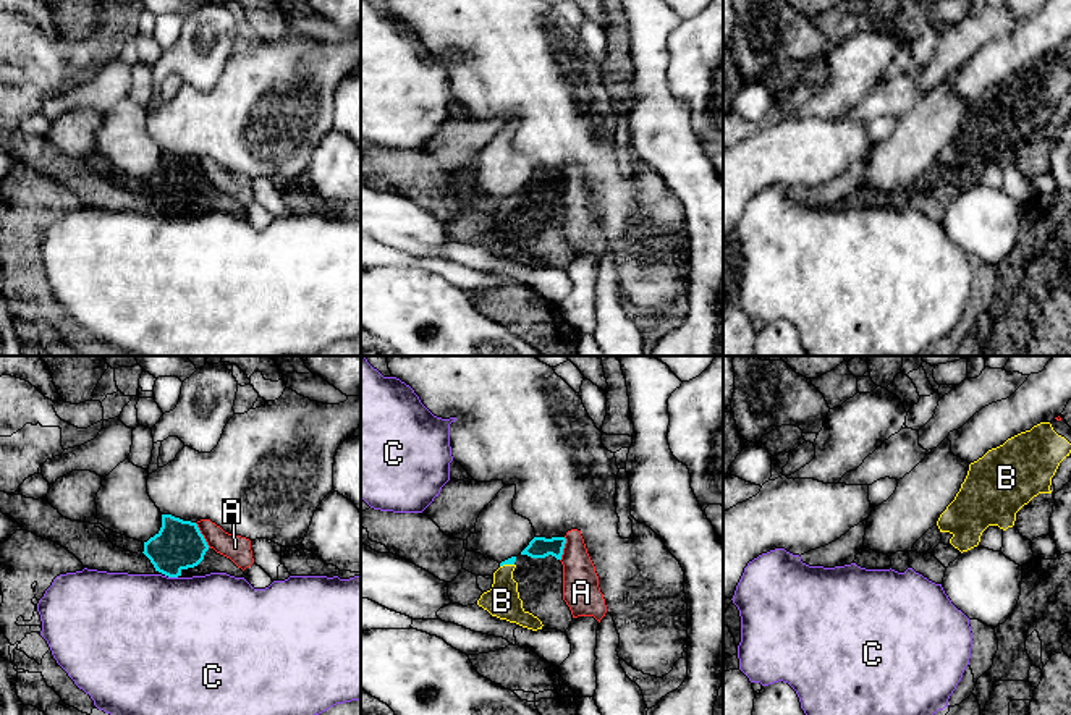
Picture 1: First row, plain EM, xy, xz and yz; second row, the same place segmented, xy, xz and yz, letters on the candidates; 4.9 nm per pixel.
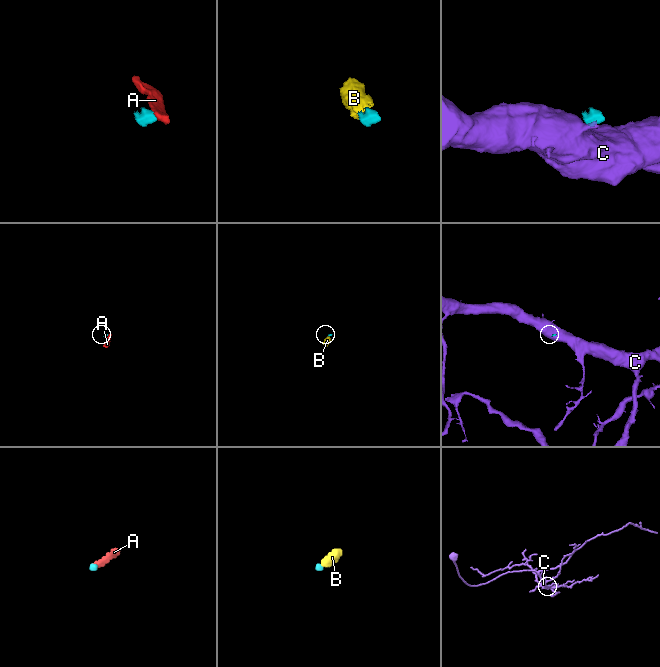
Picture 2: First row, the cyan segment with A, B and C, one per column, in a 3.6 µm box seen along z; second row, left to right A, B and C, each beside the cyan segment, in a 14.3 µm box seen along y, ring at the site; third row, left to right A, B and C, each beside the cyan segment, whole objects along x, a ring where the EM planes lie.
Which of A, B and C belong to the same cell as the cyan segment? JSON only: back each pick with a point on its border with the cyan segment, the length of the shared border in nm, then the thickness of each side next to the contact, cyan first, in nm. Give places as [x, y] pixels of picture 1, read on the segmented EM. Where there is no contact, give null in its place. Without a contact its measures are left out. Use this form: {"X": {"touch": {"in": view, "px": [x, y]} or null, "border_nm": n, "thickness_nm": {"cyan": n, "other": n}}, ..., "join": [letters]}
{"B": {"touch": {"in": "xz", "px": [507, 563]}, "border_nm": 70, "thickness_nm": {"cyan": 40, "other": 170}}, "join": ["B"]}

